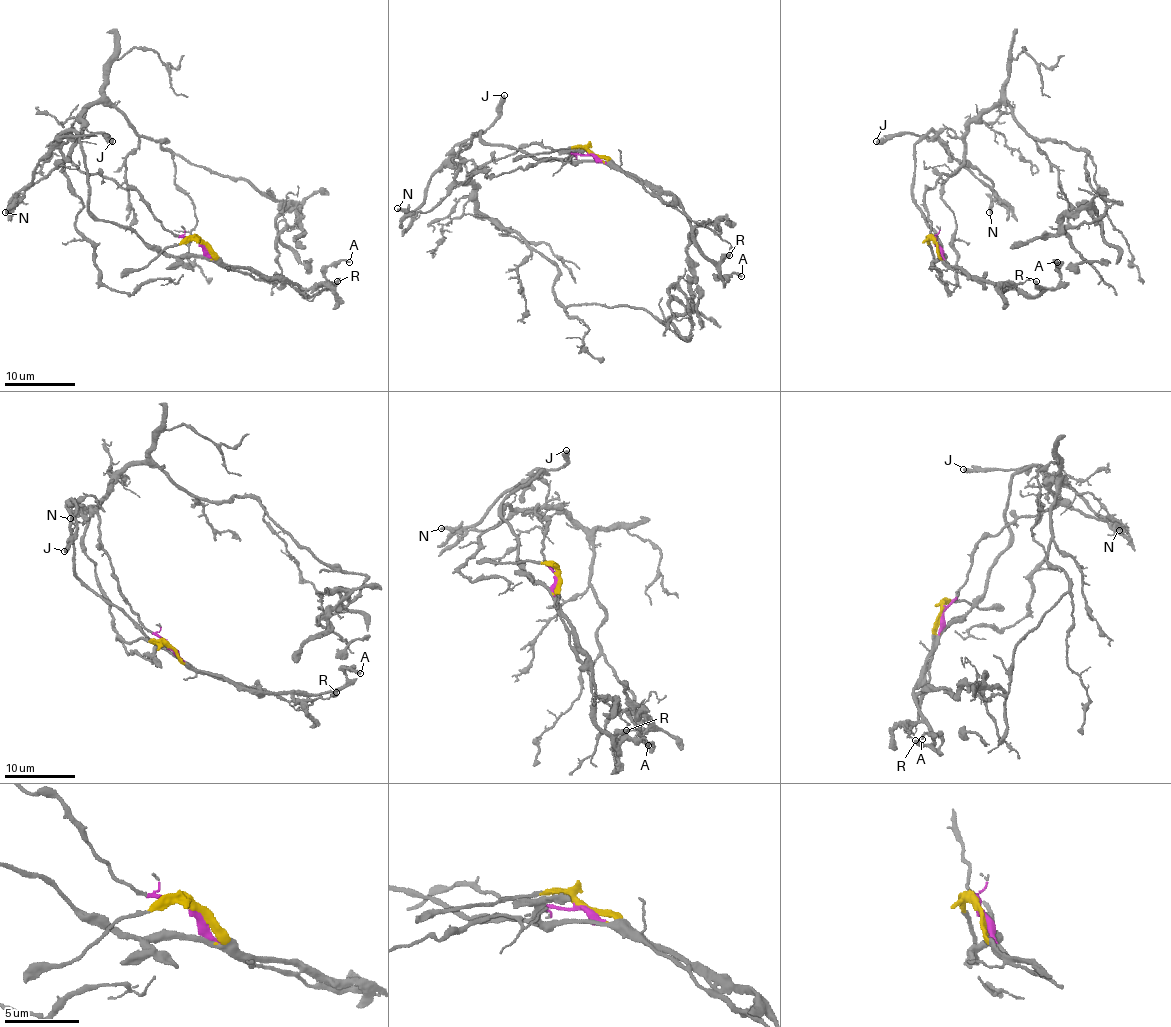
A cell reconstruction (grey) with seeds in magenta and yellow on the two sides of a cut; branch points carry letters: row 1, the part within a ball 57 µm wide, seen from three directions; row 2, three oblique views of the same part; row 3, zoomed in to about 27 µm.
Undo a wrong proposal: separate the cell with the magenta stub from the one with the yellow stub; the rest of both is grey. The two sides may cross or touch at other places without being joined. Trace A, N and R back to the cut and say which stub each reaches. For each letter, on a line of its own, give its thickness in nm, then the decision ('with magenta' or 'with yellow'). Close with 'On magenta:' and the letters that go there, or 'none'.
A: 190 nm thick; with yellow
N: 320 nm thick; with magenta
R: 400 nm thick; with yellow
On magenta: N

